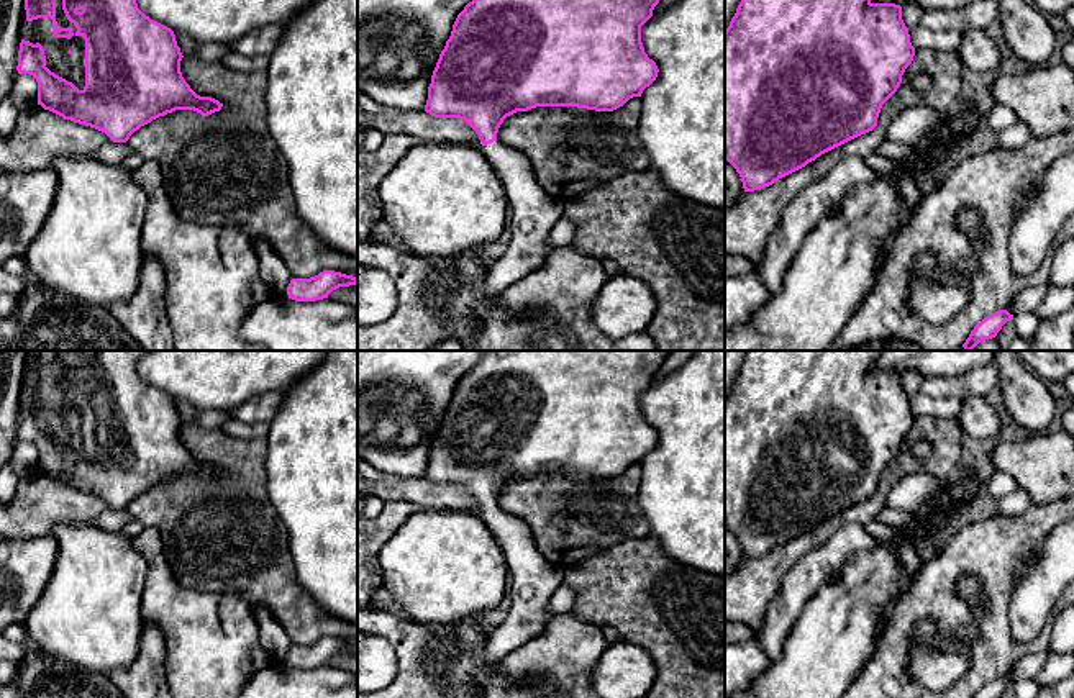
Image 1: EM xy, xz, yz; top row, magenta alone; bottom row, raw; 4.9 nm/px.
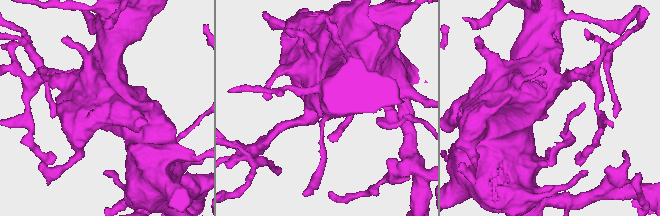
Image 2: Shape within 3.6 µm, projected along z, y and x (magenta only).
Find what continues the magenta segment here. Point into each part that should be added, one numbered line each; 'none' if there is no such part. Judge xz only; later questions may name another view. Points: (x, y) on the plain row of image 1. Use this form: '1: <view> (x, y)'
1: xz (533, 579)

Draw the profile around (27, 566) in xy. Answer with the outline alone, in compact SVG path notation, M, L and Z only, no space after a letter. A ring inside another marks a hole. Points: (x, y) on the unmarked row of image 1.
M52 534L26 539L0 537L0 636L8 626L25 626L52 575L56 557L57 541Z

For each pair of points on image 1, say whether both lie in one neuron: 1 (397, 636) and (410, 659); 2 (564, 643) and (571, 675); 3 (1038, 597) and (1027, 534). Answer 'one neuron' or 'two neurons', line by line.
1: one neuron
2: one neuron
3: two neurons

